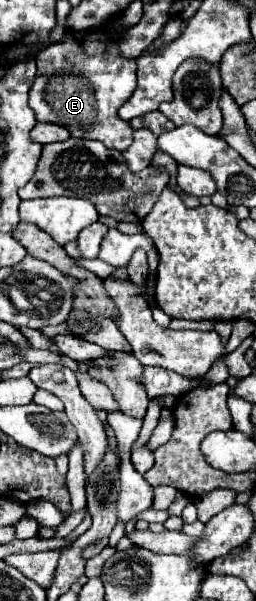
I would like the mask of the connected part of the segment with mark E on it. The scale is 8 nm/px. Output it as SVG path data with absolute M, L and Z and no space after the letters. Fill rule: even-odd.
M66 30L66 42L54 44L46 50L40 50L36 54L36 80L30 88L30 108L36 114L38 122L52 122L64 126L70 136L74 138L88 138L88 140L100 140L106 148L114 148L124 152L132 144L132 128L128 122L118 118L118 108L132 96L136 90L136 62L128 62L116 54L116 42L94 42L92 46L84 42L84 32L72 32ZM86 60L94 60L94 66L90 68Z

